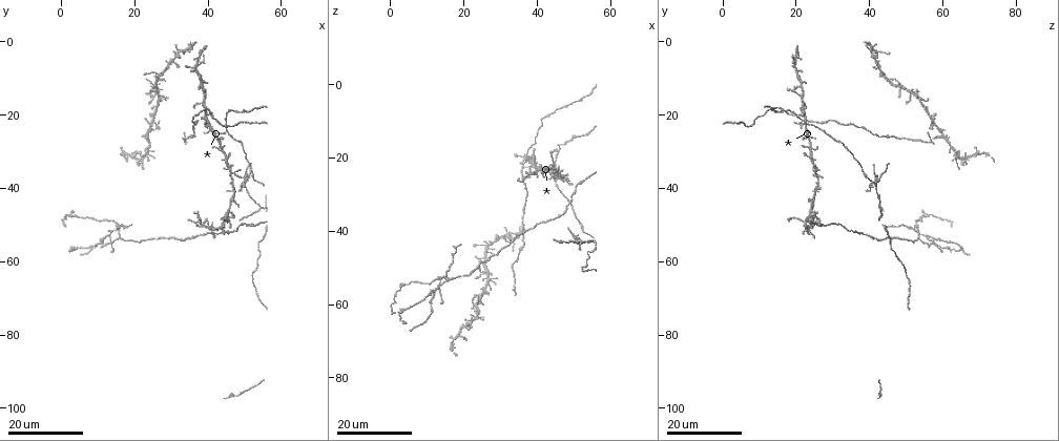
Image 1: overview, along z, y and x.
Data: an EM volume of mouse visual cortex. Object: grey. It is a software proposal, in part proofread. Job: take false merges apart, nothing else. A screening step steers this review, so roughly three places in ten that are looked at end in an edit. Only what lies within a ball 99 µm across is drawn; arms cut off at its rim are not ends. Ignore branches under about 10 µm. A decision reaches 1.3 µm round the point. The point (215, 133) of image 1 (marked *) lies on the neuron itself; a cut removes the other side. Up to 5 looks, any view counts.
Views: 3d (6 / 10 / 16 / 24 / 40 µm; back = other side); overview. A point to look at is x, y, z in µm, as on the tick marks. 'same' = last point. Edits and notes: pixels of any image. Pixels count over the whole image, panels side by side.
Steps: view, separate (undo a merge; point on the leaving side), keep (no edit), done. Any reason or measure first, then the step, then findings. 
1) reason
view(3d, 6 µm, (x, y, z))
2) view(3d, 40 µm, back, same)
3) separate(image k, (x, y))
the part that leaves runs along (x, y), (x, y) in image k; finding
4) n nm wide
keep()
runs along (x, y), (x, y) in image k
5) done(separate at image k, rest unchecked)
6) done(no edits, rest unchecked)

sudden change in width
view(3d, 16 µm, (34.5, 27.5, 56.0))

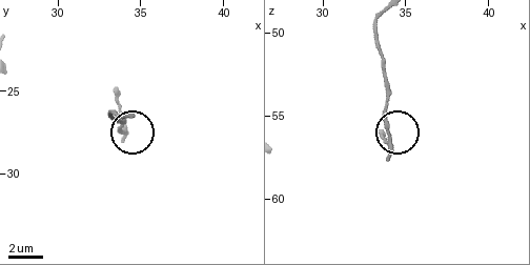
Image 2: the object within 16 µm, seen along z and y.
view(3d, 6 µm, same)

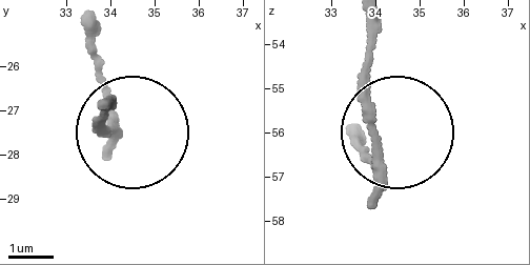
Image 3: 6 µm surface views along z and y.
190 nm wide
keep()
runs along (101, 110), (113, 133), (89, 20) in image 3; one neuron here

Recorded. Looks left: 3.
calibre changes
view(3d, 24 µm, (56.0, 45.5, 43.0))

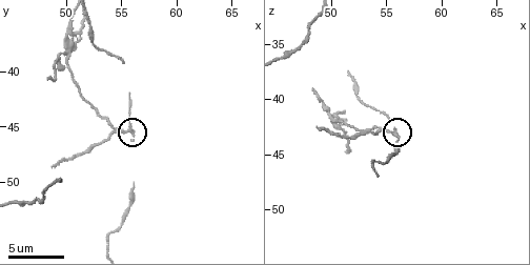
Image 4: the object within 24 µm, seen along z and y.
zoom in
view(3d, 6 µm, (55.8, 45.4, 43.2))

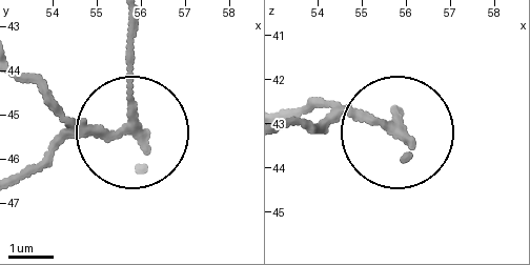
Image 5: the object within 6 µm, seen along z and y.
separate(image 5, (73, 137))
the part that leaves runs along (128, 134), (87, 130), (19, 74) in image 5; two neurons meet here

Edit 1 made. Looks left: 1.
done(separate at image 5, rest unchecked)

